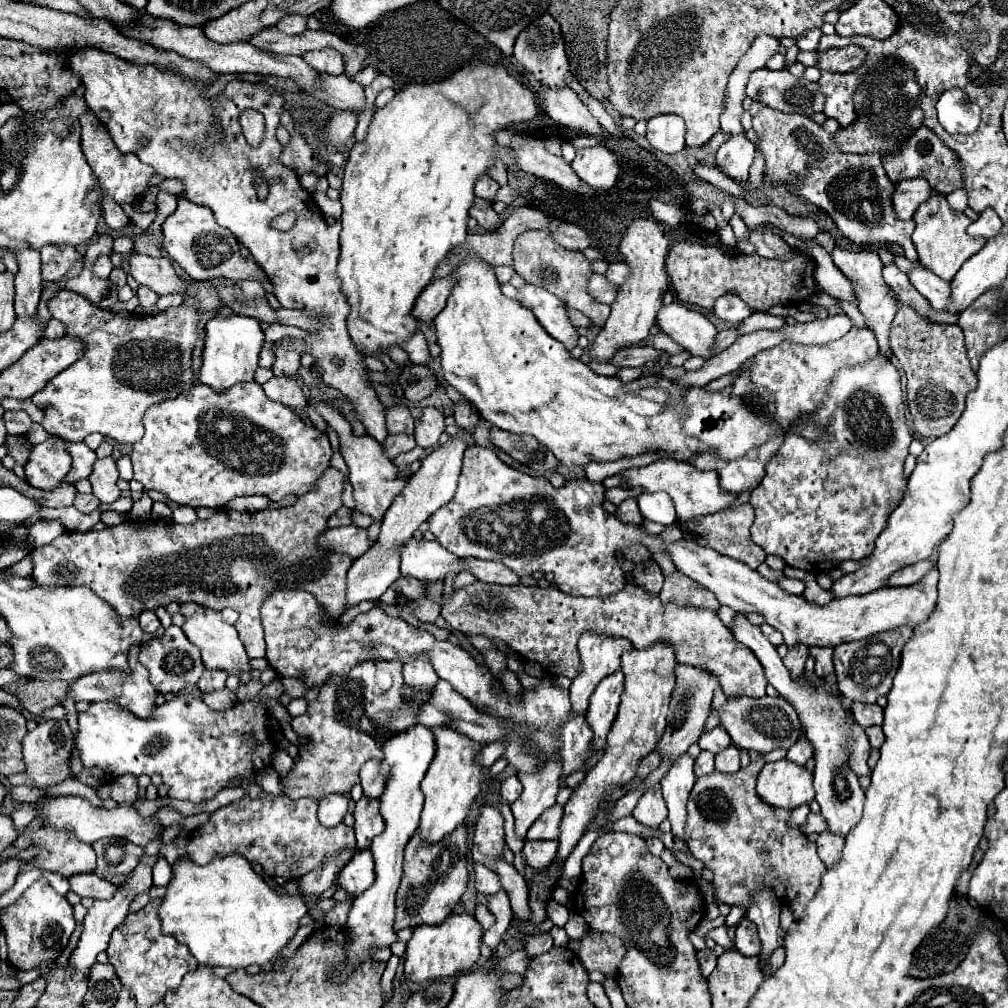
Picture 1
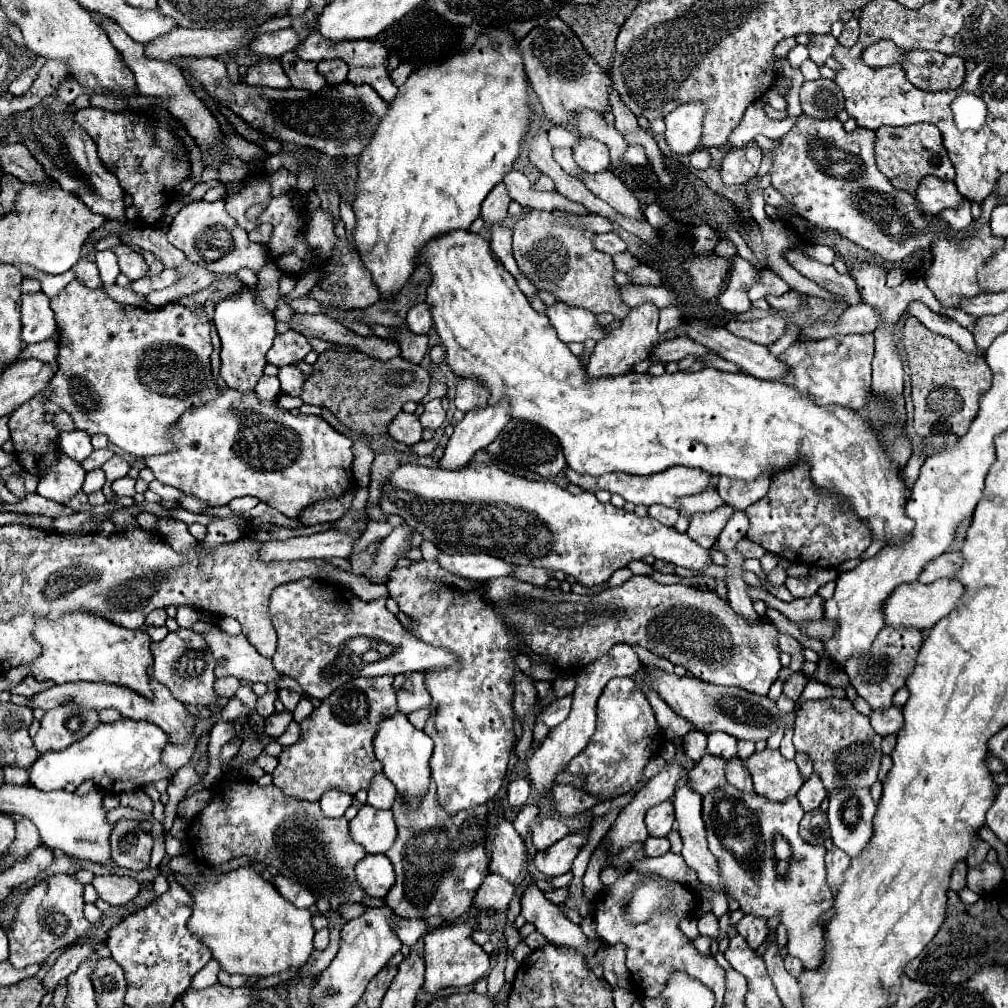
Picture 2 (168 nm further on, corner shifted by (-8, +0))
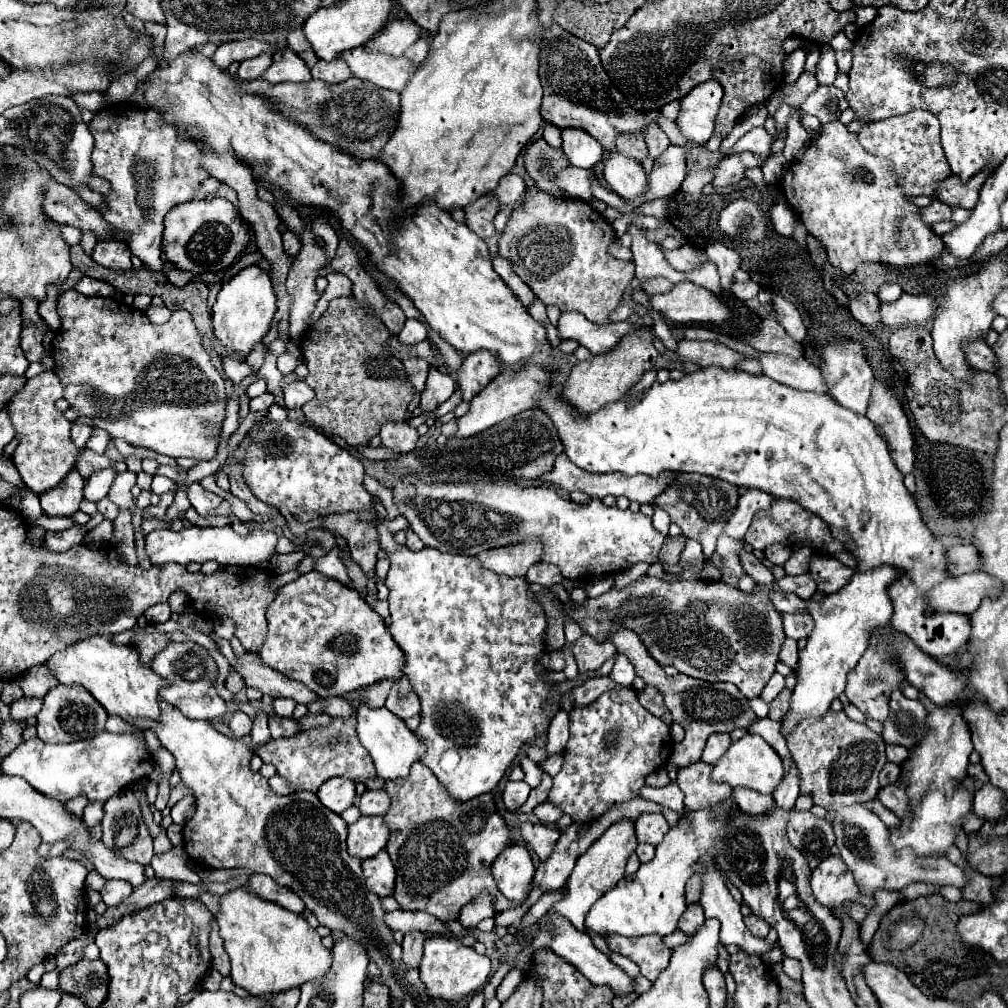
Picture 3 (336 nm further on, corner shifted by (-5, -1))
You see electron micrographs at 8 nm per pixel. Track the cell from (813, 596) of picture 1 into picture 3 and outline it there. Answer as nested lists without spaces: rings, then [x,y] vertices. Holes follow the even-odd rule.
[[[808,611],[782,613],[782,621],[784,621],[786,637],[792,637],[796,641],[802,639],[802,637],[810,637],[810,633],[814,629],[814,619],[810,617]]]

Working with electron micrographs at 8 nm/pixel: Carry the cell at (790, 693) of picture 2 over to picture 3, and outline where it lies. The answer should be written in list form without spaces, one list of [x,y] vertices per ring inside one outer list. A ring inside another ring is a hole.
[[[782,689],[780,693],[778,693],[778,697],[770,703],[770,719],[774,719],[774,721],[780,721],[784,715],[786,715],[786,711],[790,709],[790,695],[792,695],[792,691],[790,689]]]

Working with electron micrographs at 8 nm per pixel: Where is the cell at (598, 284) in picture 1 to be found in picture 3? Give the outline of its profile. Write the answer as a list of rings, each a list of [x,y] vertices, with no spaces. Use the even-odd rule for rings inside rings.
[[[682,281],[664,295],[648,295],[650,307],[662,313],[674,325],[684,323],[722,323],[730,317],[728,307],[708,289]]]

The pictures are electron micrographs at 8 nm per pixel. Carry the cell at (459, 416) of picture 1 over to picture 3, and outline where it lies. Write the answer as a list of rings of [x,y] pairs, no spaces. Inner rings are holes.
[[[478,351],[468,355],[456,371],[456,385],[462,391],[462,401],[470,403],[472,397],[478,395],[498,373],[498,361],[492,353]]]

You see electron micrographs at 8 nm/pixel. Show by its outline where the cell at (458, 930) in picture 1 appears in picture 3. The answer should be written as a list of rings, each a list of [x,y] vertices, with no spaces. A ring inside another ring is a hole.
[[[430,935],[424,941],[424,957],[420,963],[420,979],[426,985],[430,997],[440,997],[448,1001],[458,1001],[474,991],[478,991],[490,975],[490,959],[478,955],[472,947],[466,947],[456,937]]]

